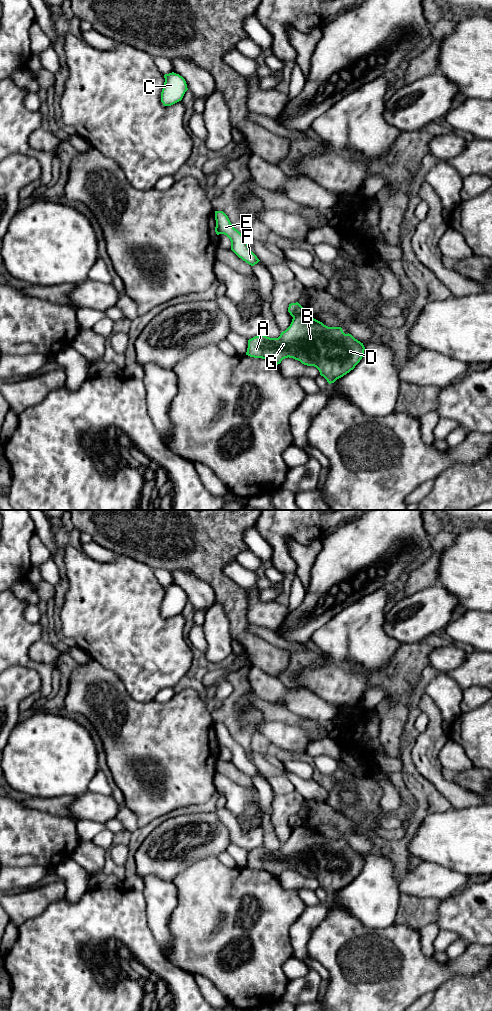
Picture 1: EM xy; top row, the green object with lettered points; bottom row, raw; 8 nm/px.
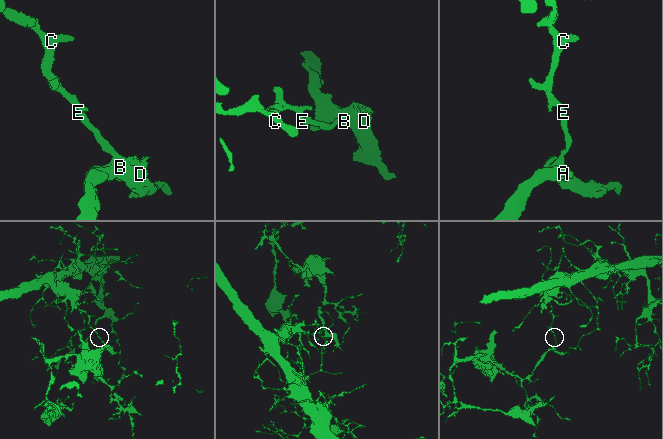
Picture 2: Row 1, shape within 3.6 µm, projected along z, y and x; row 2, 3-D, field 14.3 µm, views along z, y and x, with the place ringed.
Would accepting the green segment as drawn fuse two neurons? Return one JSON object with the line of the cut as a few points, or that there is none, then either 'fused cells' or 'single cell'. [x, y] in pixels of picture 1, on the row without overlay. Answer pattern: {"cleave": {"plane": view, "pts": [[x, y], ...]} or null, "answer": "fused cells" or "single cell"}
{"cleave": {"plane": "xy", "pts": [[304, 823], [293, 829]]}, "answer": "fused cells"}

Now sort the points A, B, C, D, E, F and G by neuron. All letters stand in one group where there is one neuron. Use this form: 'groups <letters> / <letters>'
groups A B D G / C E F

